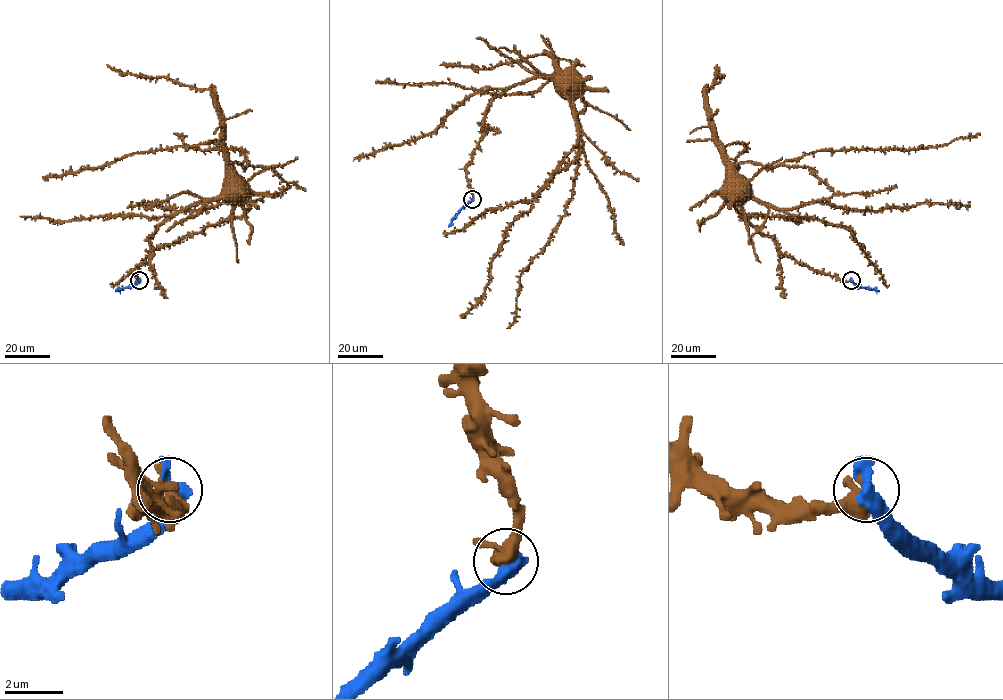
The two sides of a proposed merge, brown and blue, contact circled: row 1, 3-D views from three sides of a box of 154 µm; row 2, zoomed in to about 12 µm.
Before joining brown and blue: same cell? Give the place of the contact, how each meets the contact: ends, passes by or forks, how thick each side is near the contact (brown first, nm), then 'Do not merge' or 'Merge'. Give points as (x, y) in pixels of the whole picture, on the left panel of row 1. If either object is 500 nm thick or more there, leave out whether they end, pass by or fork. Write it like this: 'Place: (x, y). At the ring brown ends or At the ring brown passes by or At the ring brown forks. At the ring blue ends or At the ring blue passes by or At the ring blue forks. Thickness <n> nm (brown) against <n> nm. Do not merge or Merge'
Place: (139, 280). Thickness 460 nm (brown) against 600 nm. Merge

